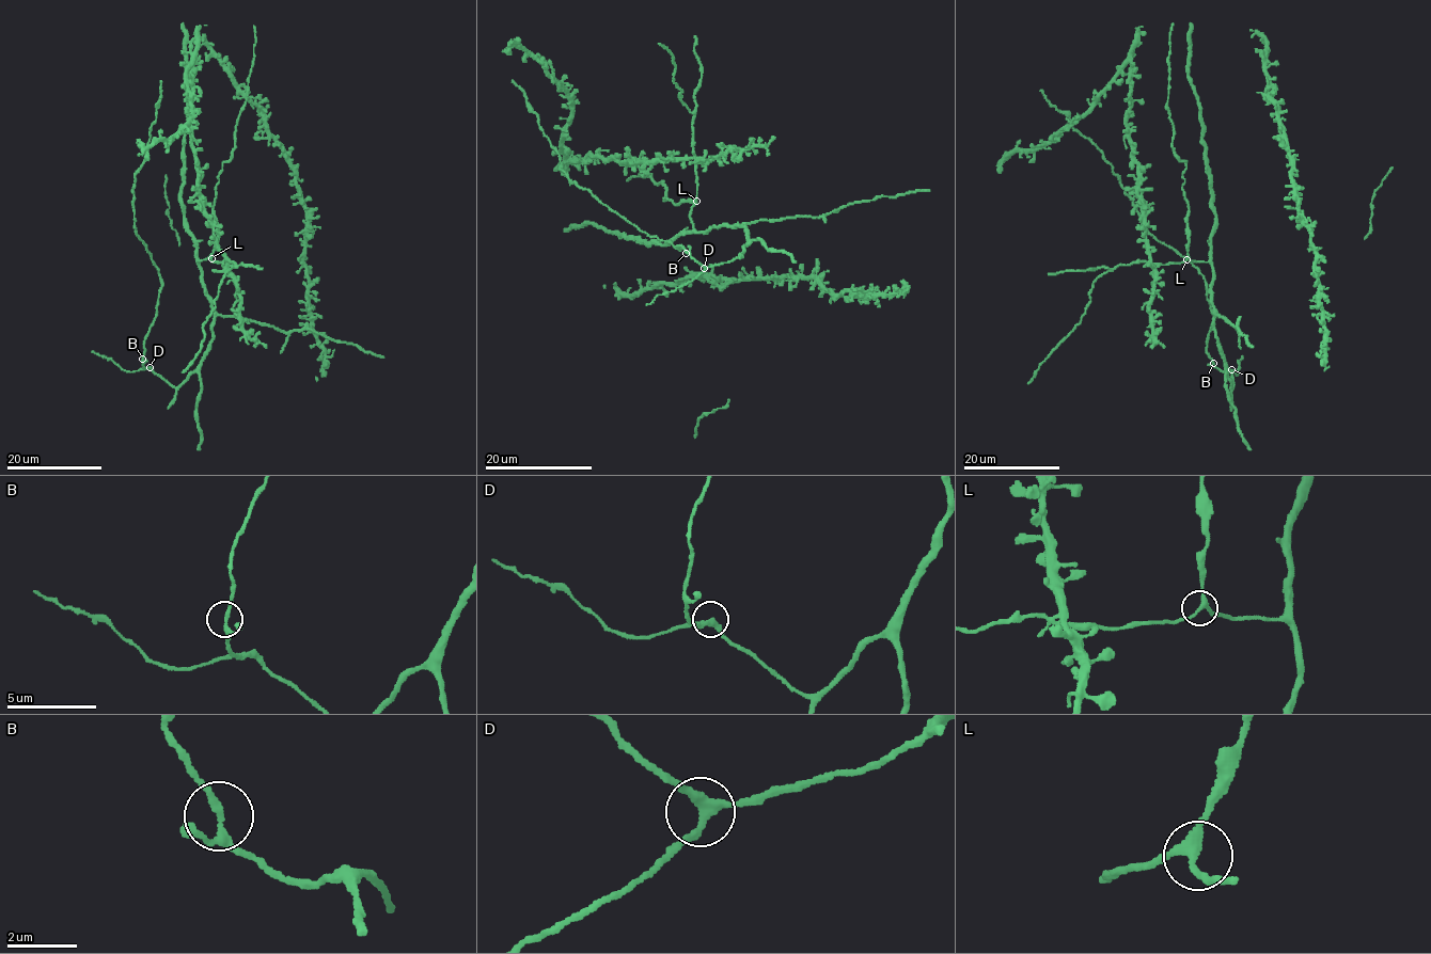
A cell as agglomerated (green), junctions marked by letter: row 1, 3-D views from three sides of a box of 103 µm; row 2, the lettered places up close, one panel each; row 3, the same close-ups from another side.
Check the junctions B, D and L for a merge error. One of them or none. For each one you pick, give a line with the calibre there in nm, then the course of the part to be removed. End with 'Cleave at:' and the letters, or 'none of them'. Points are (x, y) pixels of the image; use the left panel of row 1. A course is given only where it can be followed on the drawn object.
Cleave at: none of them

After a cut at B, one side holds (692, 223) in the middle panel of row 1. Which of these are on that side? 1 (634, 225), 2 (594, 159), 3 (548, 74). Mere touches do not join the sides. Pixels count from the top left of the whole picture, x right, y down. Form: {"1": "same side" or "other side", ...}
{"1": "other side", "2": "same side", "3": "same side"}

